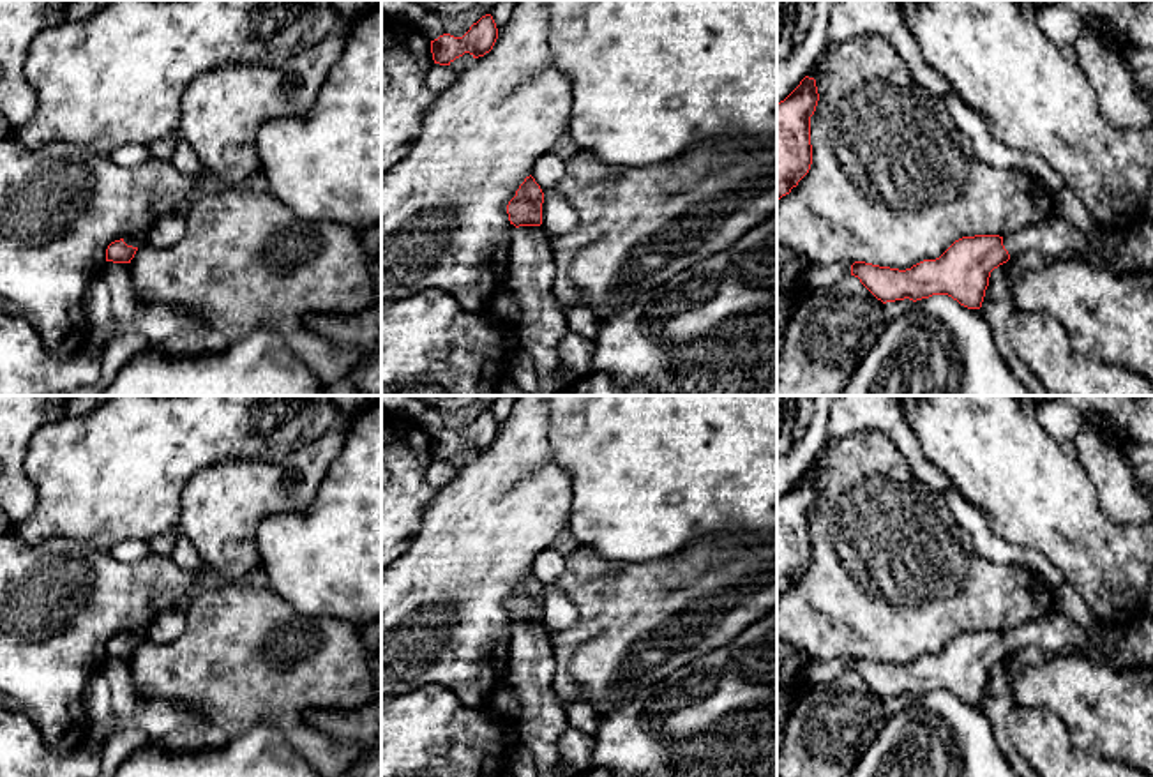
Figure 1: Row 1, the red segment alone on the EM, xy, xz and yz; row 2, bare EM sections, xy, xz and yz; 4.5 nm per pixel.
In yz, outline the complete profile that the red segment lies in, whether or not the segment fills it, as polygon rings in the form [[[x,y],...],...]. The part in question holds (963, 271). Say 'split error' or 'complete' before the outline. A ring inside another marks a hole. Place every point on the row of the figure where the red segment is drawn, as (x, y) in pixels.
split error | [[[1051,215],[1006,237],[962,237],[939,258],[923,260],[906,270],[855,261],[851,275],[883,304],[948,295],[968,309],[980,309],[991,272],[1012,256],[1028,251],[1047,256],[1075,251],[1082,256],[1111,258],[1125,238],[1127,233],[1104,231],[1098,226],[1093,233],[1081,233],[1058,215]]]

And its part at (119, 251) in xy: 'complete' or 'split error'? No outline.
split error

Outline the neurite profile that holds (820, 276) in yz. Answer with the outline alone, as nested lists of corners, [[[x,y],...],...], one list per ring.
[[[851,261],[812,265],[805,283],[805,293],[816,288],[833,286],[837,281],[851,274],[851,265],[853,265]]]

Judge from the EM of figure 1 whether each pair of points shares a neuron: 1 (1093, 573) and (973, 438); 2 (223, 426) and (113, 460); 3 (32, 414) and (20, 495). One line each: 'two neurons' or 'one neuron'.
1: one neuron
2: one neuron
3: one neuron

